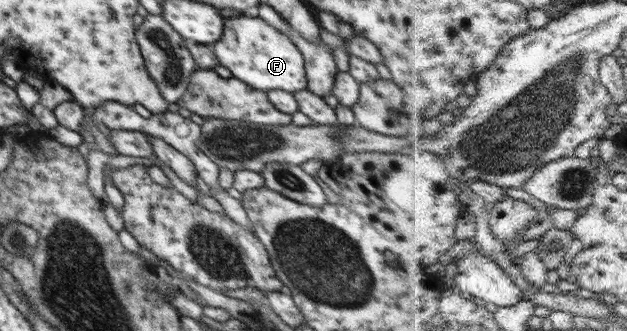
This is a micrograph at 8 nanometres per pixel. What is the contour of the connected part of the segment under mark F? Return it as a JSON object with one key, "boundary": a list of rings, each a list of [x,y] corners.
{"boundary":[[[226,18],[224,36],[218,40],[218,44],[212,46],[212,52],[219,64],[226,66],[234,74],[234,78],[246,82],[256,90],[268,92],[272,88],[278,88],[294,93],[307,88],[305,62],[300,50],[290,42],[288,36],[260,18]]]}

